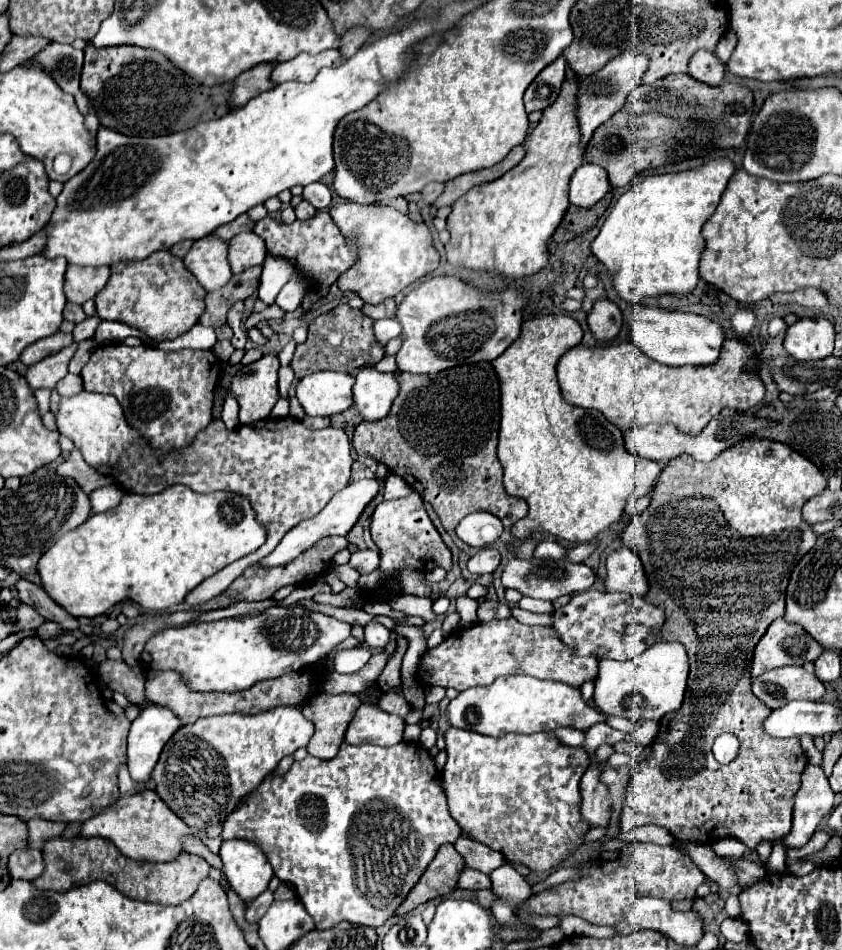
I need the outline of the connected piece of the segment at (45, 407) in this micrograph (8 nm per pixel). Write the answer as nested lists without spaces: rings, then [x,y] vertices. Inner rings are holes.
[[[38,389],[34,392],[35,398],[37,399],[38,409],[40,415],[44,415],[45,412],[50,411],[50,389]]]

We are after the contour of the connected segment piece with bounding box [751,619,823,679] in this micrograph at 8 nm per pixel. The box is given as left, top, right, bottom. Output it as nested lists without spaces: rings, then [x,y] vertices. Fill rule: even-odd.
[[[775,619],[767,633],[755,647],[751,677],[759,677],[765,671],[783,665],[803,665],[805,661],[815,661],[823,653],[823,647],[807,635],[807,631],[797,623],[787,623],[785,619]]]

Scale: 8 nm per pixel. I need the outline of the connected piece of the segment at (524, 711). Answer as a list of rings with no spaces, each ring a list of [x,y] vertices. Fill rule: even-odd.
[[[529,675],[499,677],[487,687],[471,687],[461,691],[447,707],[447,717],[453,727],[503,737],[507,733],[537,733],[553,731],[557,727],[589,729],[595,723],[605,723],[607,715],[589,707],[577,687],[563,685],[559,681],[541,681]]]

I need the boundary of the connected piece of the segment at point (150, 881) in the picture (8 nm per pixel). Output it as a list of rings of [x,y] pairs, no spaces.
[[[73,837],[73,839],[51,839],[43,847],[43,859],[45,859],[45,873],[33,881],[37,889],[49,889],[49,891],[69,891],[79,885],[87,885],[91,881],[107,881],[115,889],[119,889],[123,895],[137,899],[137,901],[149,901],[149,903],[161,903],[161,905],[177,905],[183,903],[197,891],[199,883],[209,875],[209,865],[205,859],[197,855],[179,855],[179,859],[171,863],[149,863],[149,861],[135,861],[121,855],[121,851],[107,839],[101,837]]]

